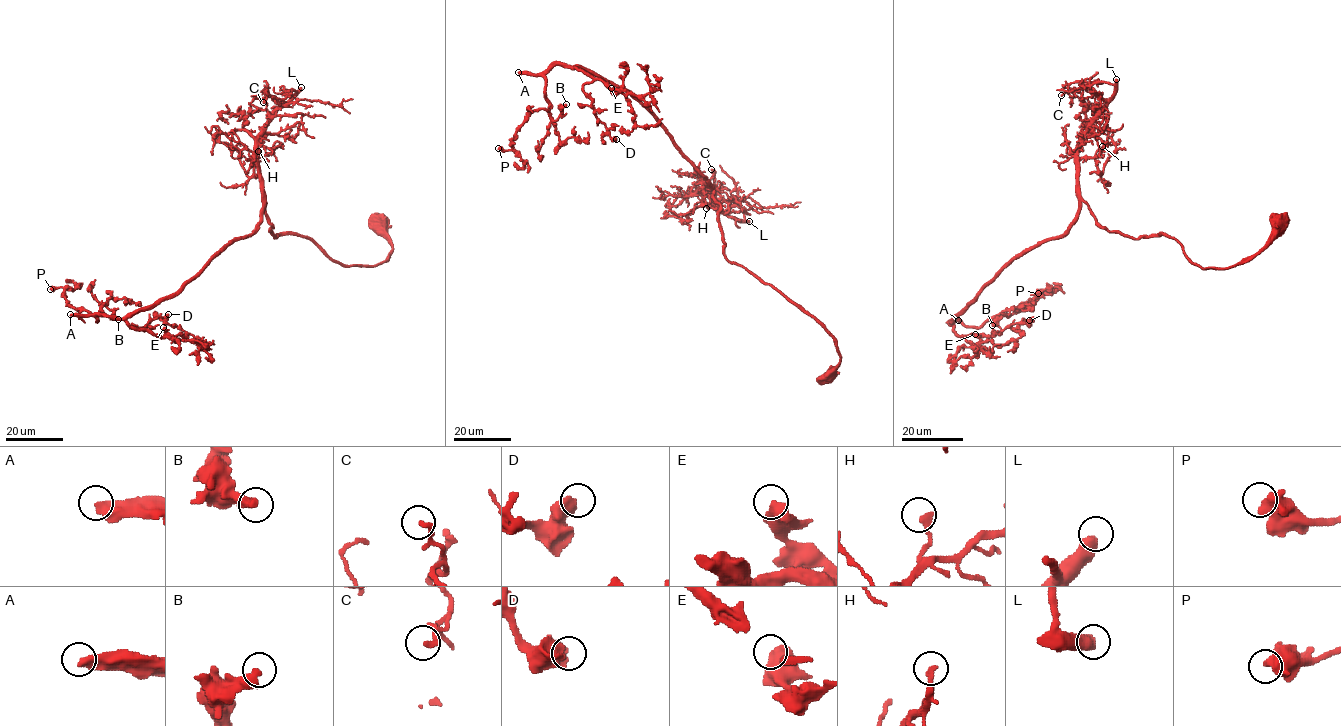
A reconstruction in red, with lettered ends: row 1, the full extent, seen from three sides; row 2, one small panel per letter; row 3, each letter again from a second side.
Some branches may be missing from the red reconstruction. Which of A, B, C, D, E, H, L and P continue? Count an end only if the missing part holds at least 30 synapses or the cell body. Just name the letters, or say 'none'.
A, L

